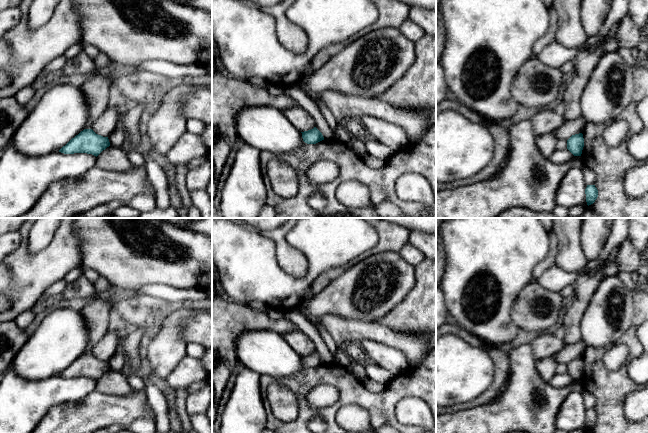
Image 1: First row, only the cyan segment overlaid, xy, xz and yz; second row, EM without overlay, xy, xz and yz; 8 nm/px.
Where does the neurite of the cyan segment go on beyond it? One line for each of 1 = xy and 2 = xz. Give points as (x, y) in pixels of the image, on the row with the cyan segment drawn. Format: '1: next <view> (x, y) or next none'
1: next none
2: next none

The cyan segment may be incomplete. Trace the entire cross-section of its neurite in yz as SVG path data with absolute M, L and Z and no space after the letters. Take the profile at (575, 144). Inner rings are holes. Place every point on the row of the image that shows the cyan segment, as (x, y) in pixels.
M582 133L572 135L567 140L567 149L574 156L581 156L583 147L584 147L584 138Z

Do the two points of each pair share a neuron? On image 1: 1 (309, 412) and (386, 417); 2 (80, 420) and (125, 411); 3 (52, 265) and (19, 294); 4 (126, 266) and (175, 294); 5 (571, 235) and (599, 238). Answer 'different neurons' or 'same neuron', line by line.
1: same neuron
2: same neuron
3: same neuron
4: different neurons
5: different neurons

